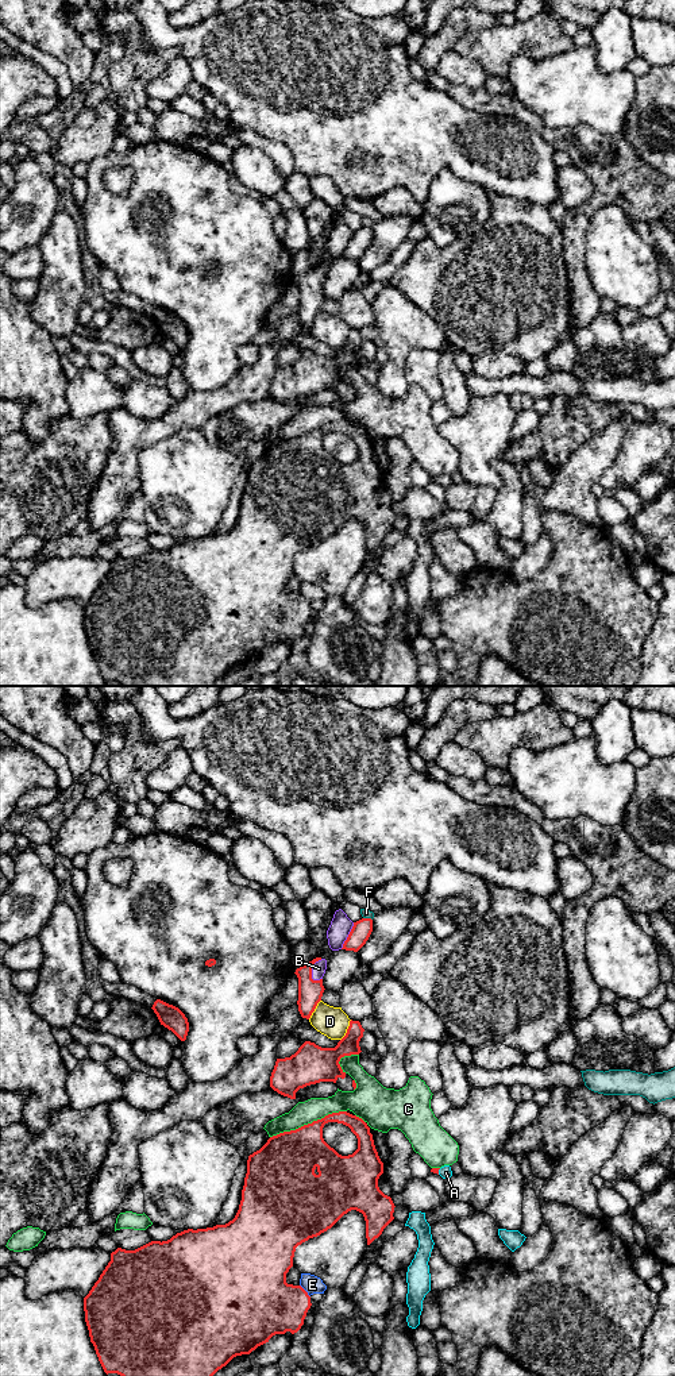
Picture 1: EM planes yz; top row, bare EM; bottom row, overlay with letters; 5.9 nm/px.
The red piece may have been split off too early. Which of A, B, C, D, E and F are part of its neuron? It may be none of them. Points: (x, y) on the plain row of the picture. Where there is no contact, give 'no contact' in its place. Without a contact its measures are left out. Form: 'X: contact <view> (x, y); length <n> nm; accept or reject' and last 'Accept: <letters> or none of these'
A: contact yz (438, 480); length 40 nm; accept
B: contact yz (311, 277); length 140 nm; accept
C: contact yz (308, 432); length 480 nm; reject
D: contact yz (347, 339); length 140 nm; reject
E: contact yz (305, 600); length 100 nm; reject
F: contact yz (367, 227); length 60 nm; reject
Accept: A, B

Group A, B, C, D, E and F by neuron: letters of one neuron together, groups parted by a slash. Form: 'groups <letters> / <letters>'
groups A B / C / D / E / F

